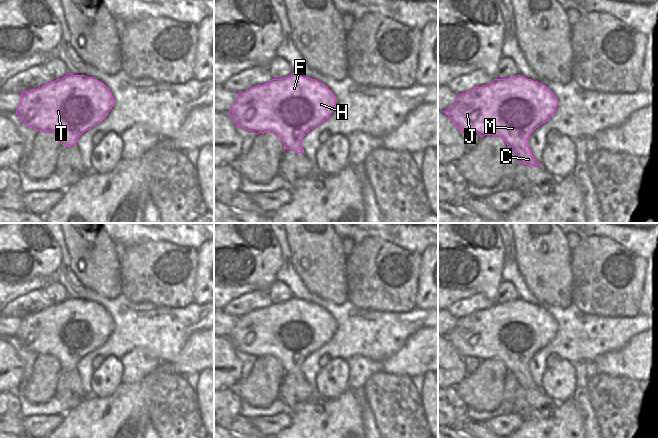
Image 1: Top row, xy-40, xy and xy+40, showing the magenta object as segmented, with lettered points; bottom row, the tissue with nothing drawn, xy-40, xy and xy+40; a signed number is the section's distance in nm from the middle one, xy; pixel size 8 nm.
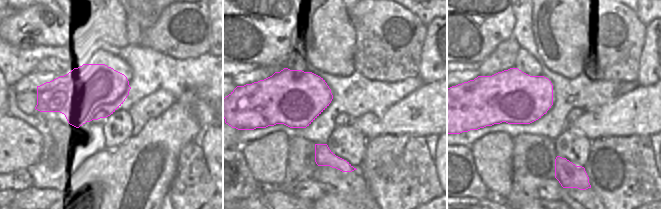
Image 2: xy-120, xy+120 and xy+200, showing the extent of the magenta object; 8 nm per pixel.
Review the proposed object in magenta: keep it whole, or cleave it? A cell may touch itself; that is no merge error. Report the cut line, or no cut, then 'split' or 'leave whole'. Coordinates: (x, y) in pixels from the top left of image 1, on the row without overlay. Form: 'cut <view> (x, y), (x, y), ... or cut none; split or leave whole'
cut none; leave whole

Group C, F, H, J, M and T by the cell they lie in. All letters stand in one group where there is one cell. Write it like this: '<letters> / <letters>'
C F H J M T

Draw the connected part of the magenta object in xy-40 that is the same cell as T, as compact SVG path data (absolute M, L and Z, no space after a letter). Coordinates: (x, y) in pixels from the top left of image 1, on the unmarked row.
M68 297L61 303L21 317L16 338L23 347L37 355L55 357L62 369L76 369L78 362L101 347L113 330L114 322L104 307L93 301Z

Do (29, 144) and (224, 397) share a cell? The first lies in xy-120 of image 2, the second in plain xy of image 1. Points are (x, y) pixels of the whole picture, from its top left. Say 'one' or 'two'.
two

